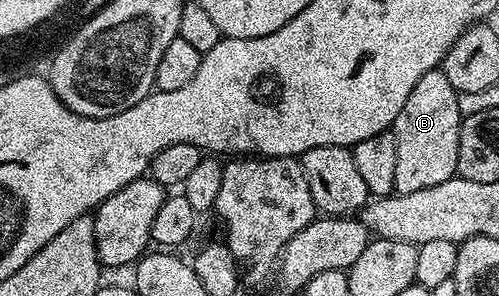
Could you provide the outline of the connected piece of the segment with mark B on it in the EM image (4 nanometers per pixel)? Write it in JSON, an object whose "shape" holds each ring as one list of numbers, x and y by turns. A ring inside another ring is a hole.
{"shape":[[439,68,425,72,409,92,409,100,405,100,405,108,401,108,393,127,397,148,394,193,421,192,421,188,433,188,433,184,445,184,445,180,456,177,459,95]]}

